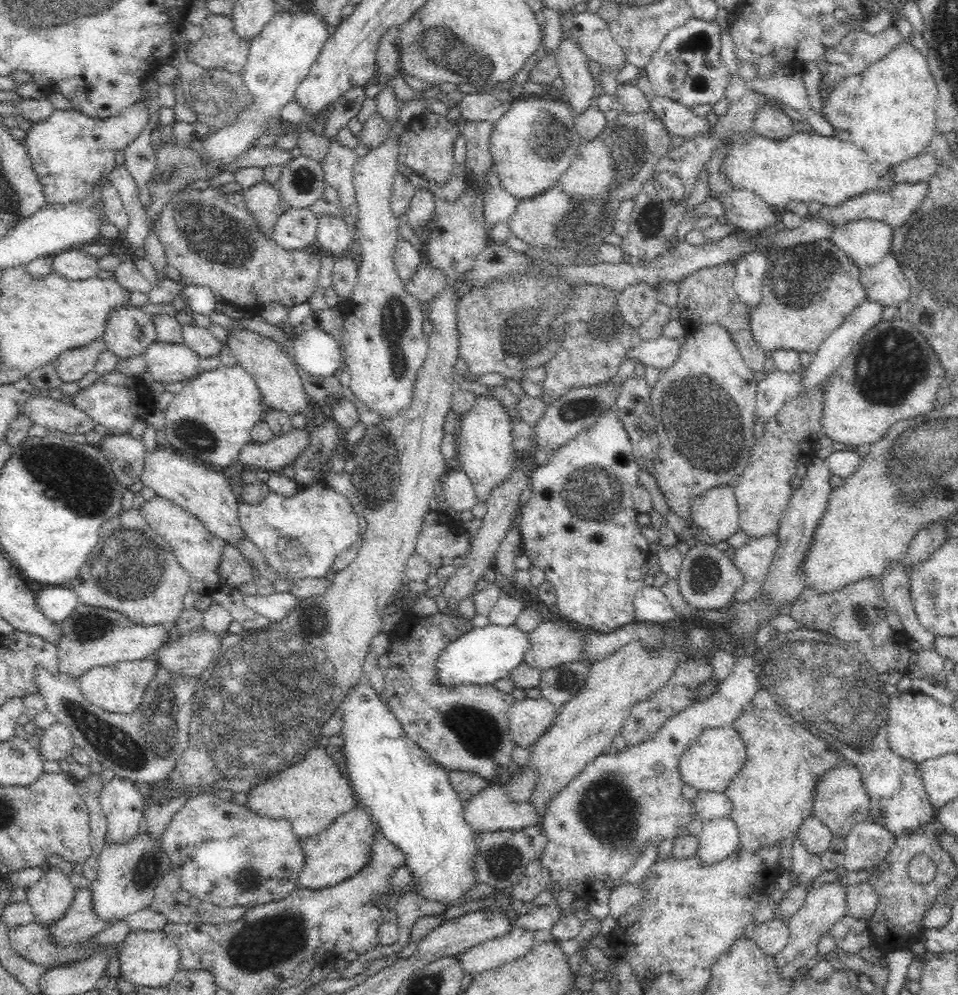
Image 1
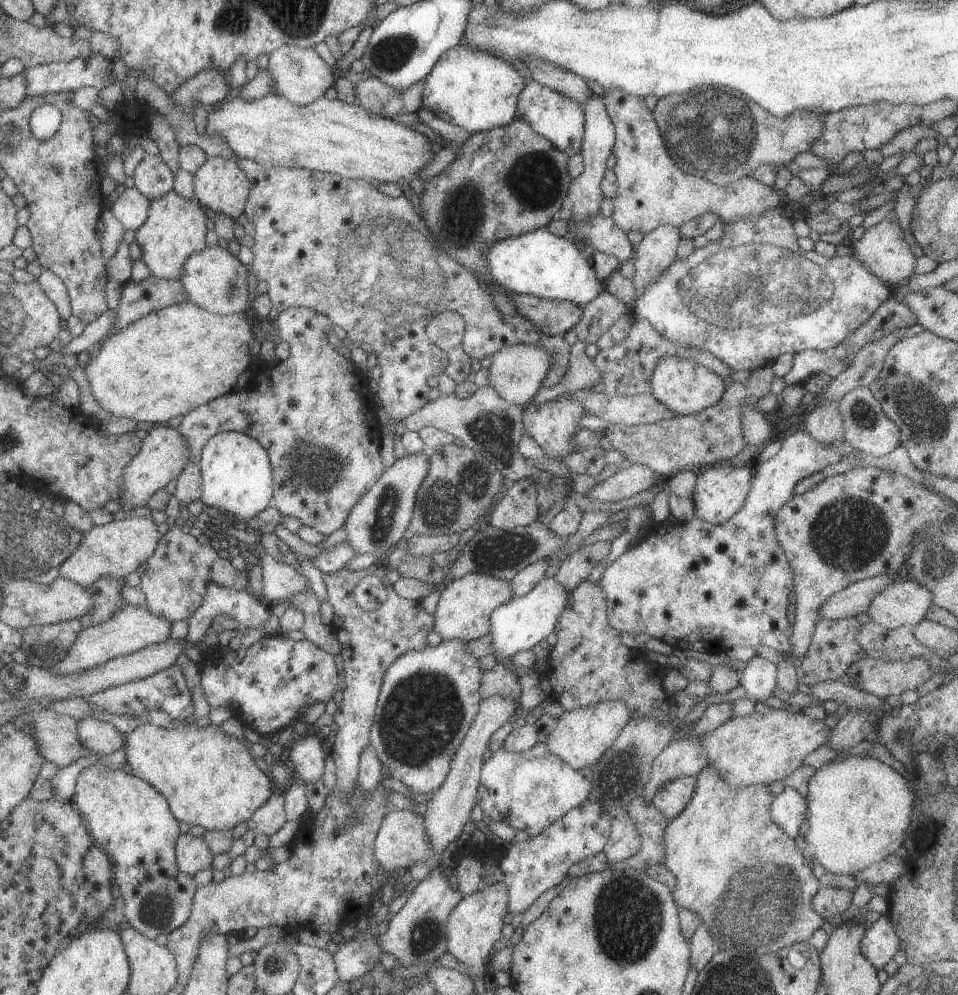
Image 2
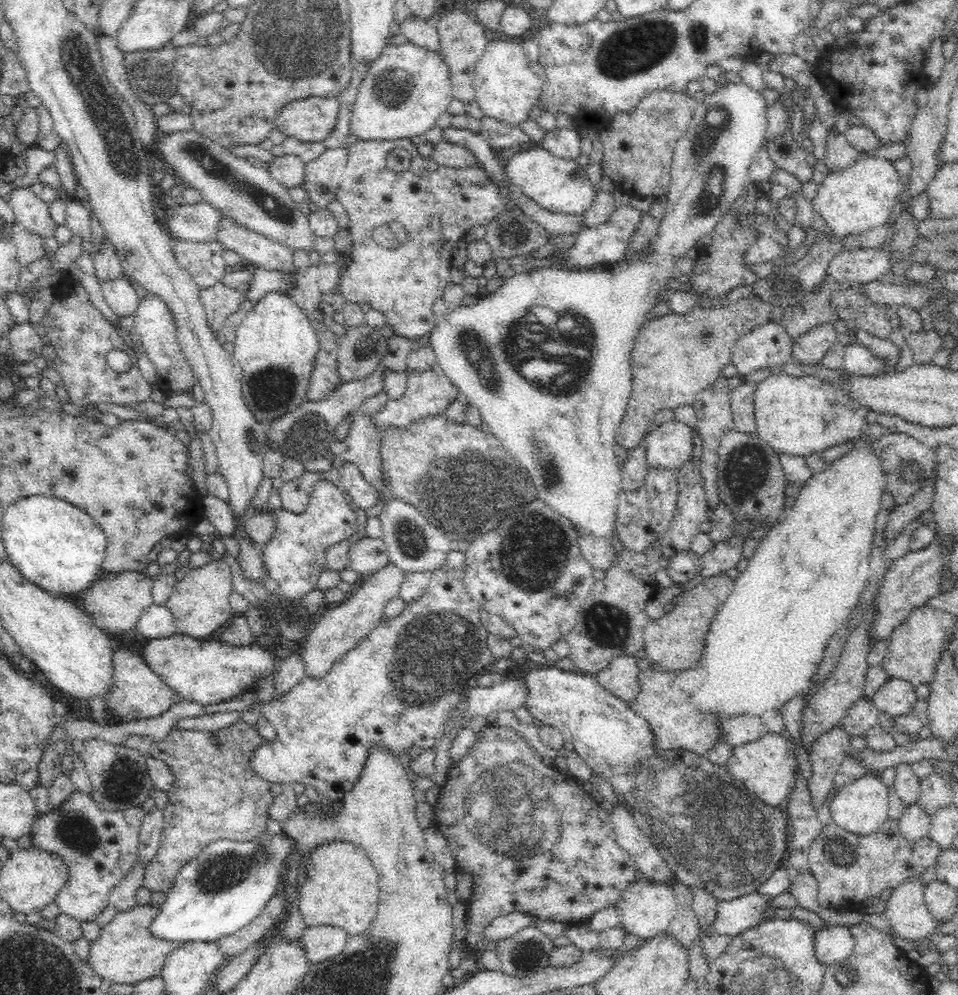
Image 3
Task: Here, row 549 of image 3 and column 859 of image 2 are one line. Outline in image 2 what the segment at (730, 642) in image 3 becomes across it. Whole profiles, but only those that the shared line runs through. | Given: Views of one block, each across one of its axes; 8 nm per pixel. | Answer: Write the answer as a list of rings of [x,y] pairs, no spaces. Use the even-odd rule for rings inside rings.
[[[849,755],[846,758],[842,758],[842,760],[832,762],[828,762],[828,764],[824,764],[820,770],[817,770],[814,775],[811,776],[808,782],[808,834],[805,836],[805,840],[809,844],[809,849],[812,852],[812,855],[815,860],[818,860],[828,872],[832,874],[850,874],[853,876],[861,875],[864,868],[868,868],[871,864],[875,862],[880,862],[880,860],[884,860],[886,856],[890,856],[890,854],[900,853],[903,851],[906,844],[910,842],[909,833],[912,830],[914,822],[914,804],[916,802],[914,790],[910,788],[910,782],[904,778],[901,774],[898,774],[894,768],[890,765],[885,764],[879,759],[875,758],[866,758],[864,756],[854,756]]]

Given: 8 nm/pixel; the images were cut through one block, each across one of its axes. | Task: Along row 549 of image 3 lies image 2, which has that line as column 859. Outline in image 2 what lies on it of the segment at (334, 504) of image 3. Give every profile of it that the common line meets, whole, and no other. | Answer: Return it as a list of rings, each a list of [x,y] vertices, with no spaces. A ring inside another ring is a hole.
[[[779,207],[766,210],[758,218],[742,218],[736,222],[724,222],[724,236],[717,241],[706,243],[703,248],[694,250],[684,260],[676,260],[674,264],[660,274],[656,282],[646,286],[644,294],[634,303],[633,318],[646,318],[660,334],[664,334],[670,342],[678,342],[678,345],[696,346],[714,354],[722,362],[725,362],[732,370],[752,371],[766,365],[772,365],[779,356],[786,352],[798,354],[800,351],[825,351],[838,346],[848,334],[858,330],[866,321],[893,295],[893,289],[876,278],[867,267],[865,267],[853,255],[834,258],[826,258],[816,251],[805,251],[798,246],[798,237],[792,222],[780,214]]]

